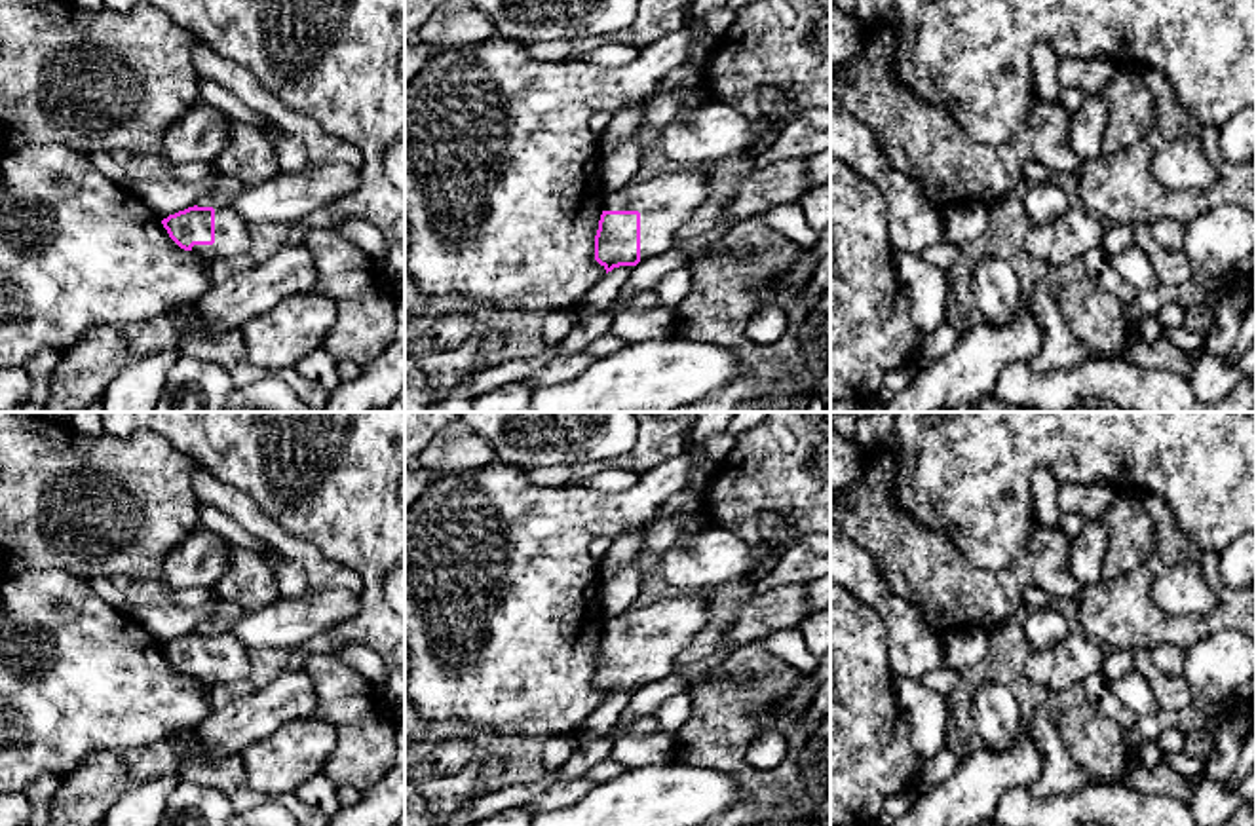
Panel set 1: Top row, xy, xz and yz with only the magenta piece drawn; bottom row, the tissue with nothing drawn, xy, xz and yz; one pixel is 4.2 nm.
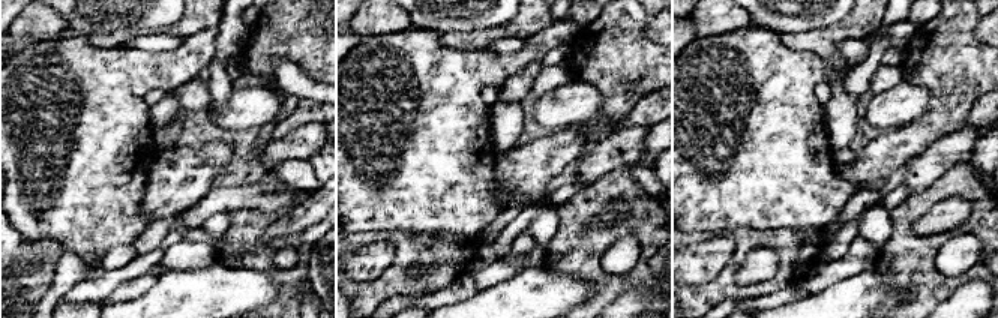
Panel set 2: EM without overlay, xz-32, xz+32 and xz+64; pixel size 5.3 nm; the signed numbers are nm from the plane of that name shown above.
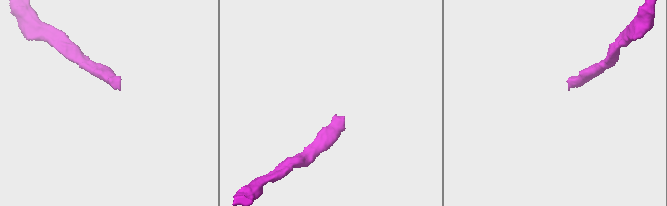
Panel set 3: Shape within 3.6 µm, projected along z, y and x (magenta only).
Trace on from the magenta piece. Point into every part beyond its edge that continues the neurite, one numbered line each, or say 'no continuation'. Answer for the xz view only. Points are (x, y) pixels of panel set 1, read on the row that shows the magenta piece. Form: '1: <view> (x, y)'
1: xz (664, 204)

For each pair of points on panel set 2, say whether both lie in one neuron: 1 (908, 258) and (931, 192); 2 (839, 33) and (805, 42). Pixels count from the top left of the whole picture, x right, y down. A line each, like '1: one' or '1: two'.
1: one
2: one

